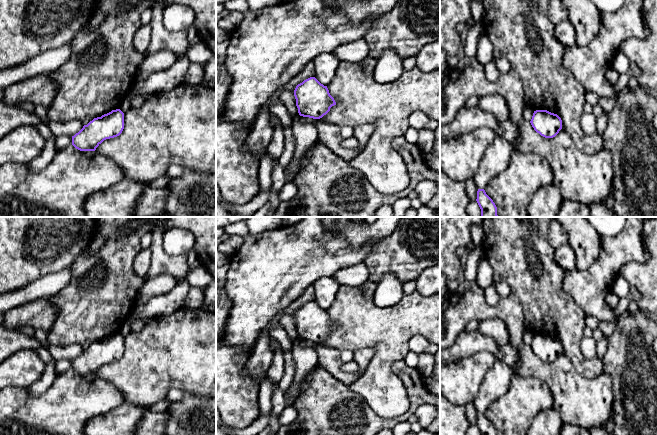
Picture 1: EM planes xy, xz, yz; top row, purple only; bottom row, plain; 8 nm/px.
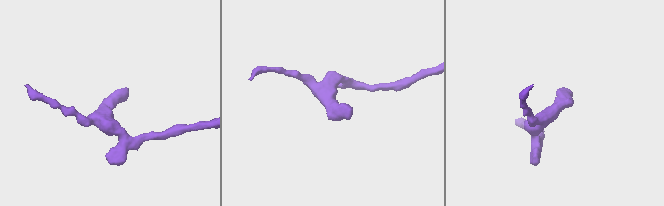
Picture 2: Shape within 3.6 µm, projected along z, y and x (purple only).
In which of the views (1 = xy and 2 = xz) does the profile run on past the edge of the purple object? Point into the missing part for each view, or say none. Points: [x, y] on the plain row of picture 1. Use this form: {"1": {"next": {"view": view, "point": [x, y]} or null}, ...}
{"1": {"next": null}, "2": {"next": null}}

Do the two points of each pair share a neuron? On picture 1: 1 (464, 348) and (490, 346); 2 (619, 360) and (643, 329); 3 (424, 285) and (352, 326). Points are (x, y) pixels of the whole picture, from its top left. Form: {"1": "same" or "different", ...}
{"1": "same", "2": "same", "3": "different"}

